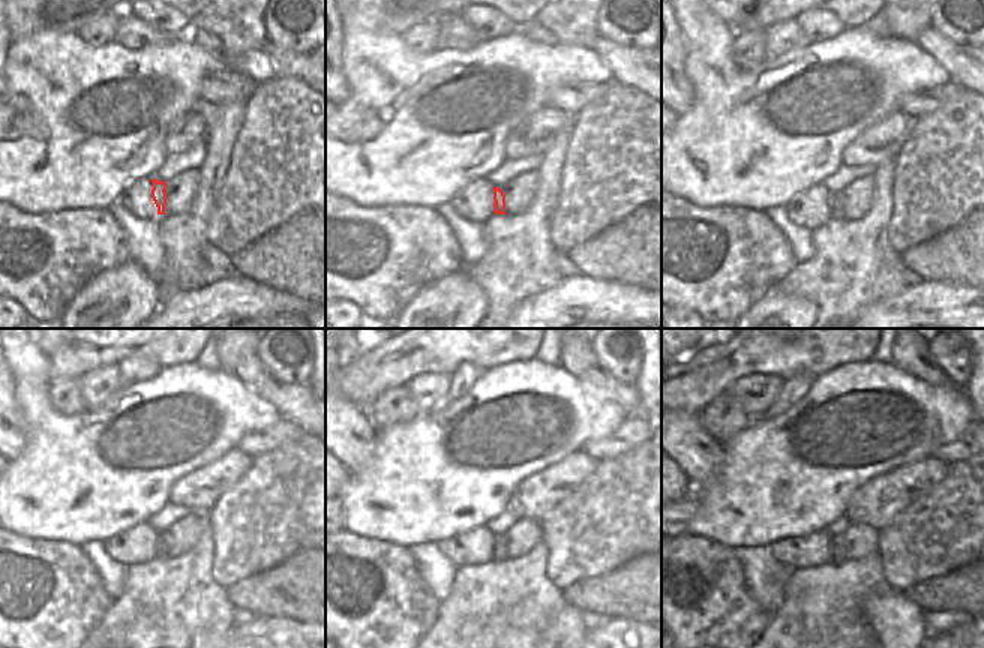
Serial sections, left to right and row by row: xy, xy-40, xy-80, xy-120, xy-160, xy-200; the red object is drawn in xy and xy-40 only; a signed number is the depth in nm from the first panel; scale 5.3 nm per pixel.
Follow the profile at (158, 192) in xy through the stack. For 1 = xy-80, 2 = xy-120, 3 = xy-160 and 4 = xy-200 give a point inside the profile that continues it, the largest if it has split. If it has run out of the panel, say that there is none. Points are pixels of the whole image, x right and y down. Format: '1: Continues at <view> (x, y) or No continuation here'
1: Continues at xy-80 (834, 198)
2: Continues at xy-120 (164, 537)
3: Continues at xy-160 (500, 549)
4: Continues at xy-200 (836, 549)

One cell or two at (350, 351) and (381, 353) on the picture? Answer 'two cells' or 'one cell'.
two cells

